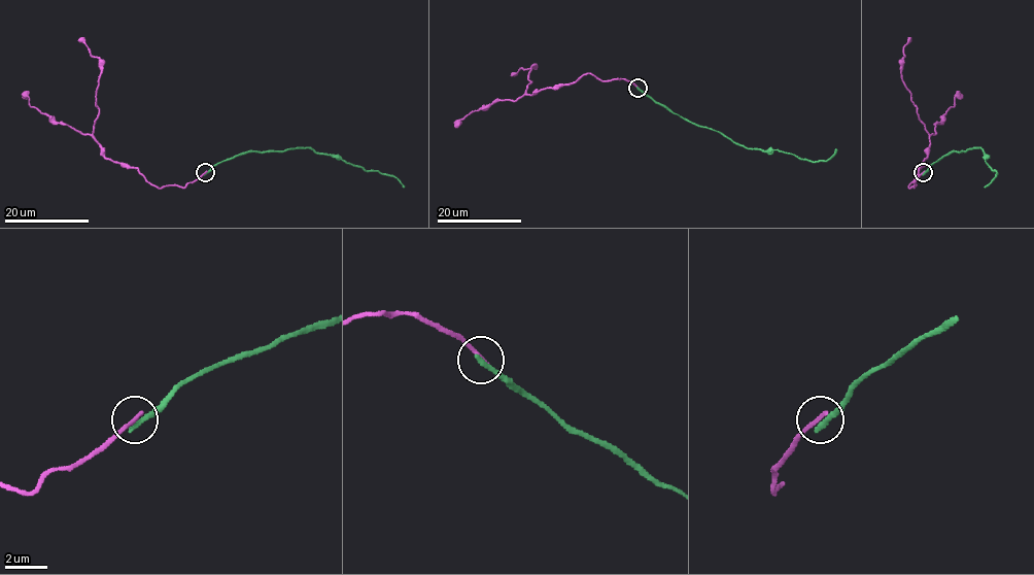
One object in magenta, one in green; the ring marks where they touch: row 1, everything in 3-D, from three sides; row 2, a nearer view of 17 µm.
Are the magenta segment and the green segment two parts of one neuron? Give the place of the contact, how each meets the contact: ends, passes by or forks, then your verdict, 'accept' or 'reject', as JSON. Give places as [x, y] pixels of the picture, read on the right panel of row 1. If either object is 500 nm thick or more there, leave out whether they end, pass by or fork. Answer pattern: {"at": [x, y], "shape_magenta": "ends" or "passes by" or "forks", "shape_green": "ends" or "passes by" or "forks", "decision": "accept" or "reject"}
{"at": [923, 172], "shape_magenta": "ends", "shape_green": "ends", "decision": "reject"}

